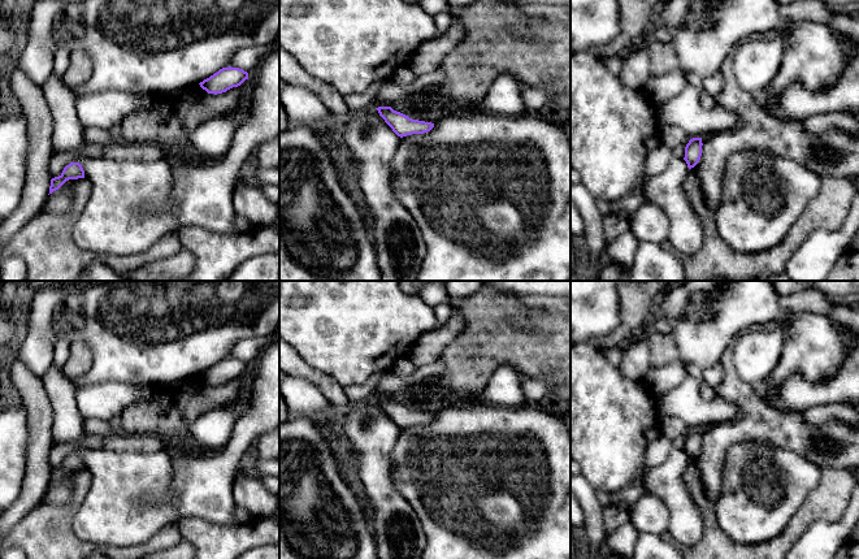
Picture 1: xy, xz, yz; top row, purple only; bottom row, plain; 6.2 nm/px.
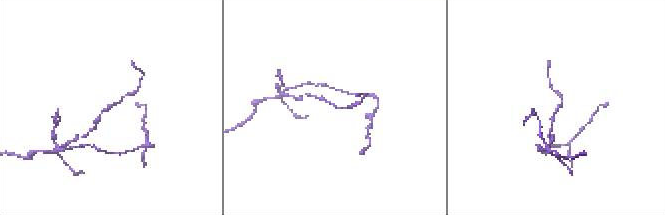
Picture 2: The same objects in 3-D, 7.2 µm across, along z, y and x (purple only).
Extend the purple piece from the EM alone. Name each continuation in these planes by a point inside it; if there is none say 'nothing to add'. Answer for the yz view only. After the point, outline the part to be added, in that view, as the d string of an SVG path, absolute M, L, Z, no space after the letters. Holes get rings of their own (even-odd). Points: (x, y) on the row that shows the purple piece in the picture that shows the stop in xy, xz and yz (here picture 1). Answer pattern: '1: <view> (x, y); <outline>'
nothing to add

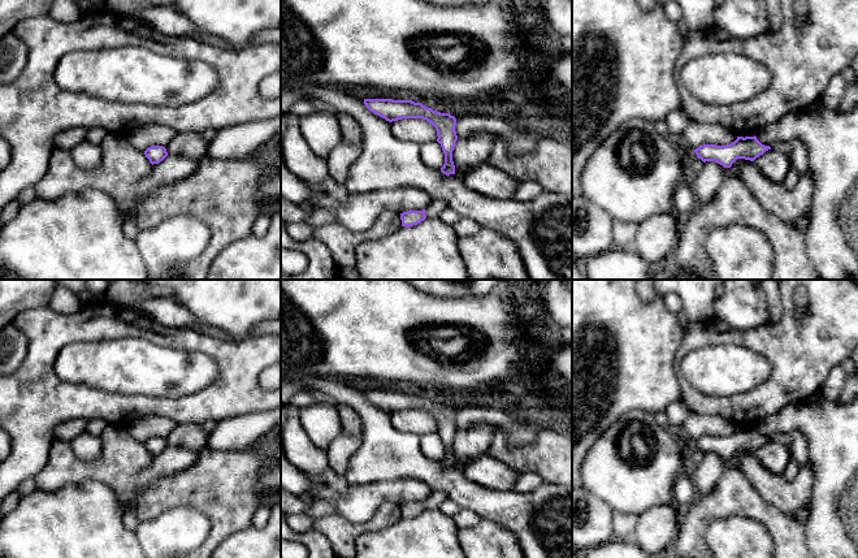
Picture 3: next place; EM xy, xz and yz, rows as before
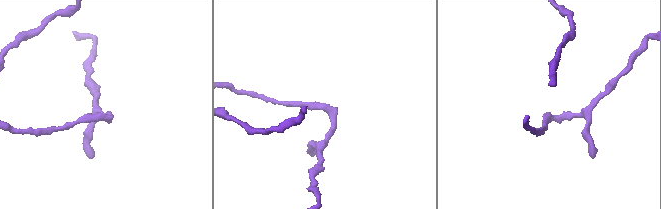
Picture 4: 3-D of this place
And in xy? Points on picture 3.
nothing to add

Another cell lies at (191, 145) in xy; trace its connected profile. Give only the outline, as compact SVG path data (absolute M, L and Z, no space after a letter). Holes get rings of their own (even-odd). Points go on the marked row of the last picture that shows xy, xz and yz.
M183 131L176 133L165 148L172 156L202 160L207 155L208 146L209 142L202 137L202 133Z

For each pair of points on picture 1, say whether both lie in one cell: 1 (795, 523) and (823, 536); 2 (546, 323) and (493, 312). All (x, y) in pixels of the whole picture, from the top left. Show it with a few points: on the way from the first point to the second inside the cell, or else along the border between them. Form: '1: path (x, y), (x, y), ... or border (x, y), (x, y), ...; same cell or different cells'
1: border (837, 521), (812, 523), (793, 545); different cells
2: path (533, 323), (506, 323); same cell

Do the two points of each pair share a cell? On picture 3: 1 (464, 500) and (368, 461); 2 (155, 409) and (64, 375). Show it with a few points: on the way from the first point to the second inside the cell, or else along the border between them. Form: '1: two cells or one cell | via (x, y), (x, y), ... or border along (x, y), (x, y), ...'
1: one cell | via (441, 479), (433, 472), (407, 461), (391, 461)
2: two cells | border along (60, 353), (55, 373), (72, 383)

